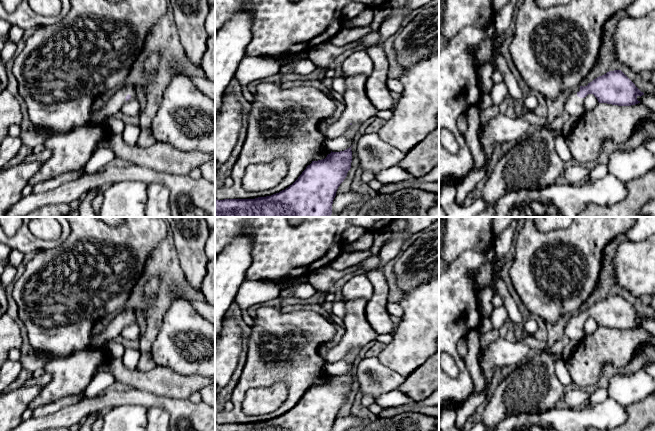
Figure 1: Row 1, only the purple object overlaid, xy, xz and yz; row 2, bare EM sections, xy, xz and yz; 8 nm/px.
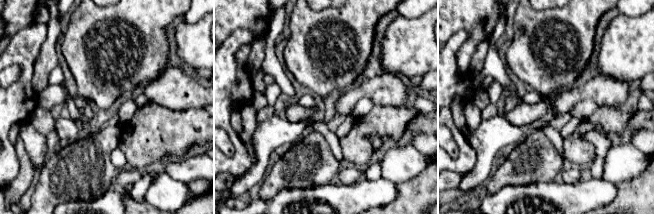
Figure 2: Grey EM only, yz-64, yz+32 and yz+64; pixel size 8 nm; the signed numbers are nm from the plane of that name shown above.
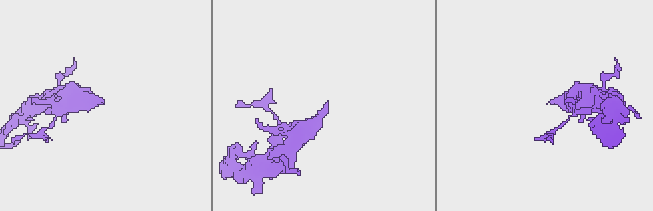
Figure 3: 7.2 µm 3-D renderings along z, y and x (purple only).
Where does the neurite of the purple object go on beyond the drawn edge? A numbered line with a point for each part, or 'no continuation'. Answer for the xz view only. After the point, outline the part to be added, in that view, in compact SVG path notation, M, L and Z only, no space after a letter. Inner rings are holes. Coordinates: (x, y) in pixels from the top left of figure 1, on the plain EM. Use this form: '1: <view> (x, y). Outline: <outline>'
1: xz (358, 332). Outline: M339 294L338 300L345 304L347 310L343 317L345 334L337 344L326 352L323 357L325 362L337 362L347 355L351 347L362 347L376 340L378 336L366 318L366 299L343 299Z

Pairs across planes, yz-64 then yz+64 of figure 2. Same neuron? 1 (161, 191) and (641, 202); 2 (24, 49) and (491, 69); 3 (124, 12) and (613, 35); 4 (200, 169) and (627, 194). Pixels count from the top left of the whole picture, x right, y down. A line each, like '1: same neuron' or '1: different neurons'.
1: different neurons
2: different neurons
3: different neurons
4: different neurons

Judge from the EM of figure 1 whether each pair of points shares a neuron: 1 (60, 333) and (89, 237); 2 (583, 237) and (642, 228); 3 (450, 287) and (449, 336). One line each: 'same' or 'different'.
1: same
2: different
3: same

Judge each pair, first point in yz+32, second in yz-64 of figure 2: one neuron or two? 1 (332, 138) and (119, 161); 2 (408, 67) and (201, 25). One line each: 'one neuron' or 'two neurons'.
1: one neuron
2: one neuron

